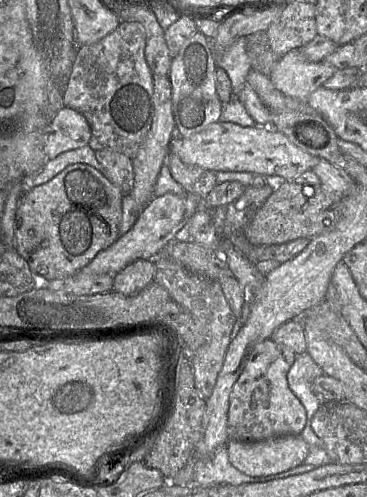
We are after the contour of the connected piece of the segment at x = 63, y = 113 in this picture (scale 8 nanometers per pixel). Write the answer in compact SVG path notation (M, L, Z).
M64 106L47 128L44 151L49 159L53 159L63 152L88 145L90 139L91 127L87 119Z

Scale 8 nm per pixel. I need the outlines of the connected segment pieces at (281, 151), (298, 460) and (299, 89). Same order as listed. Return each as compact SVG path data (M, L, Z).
M218 121L202 131L170 142L170 153L175 153L186 164L196 165L213 172L250 172L261 176L280 176L287 182L310 171L321 160L289 141L280 131L269 126L244 127L233 122Z
M285 435L255 442L229 440L227 453L240 472L264 477L303 464L309 447L301 435Z
M300 48L284 54L272 68L269 78L274 87L283 94L307 100L312 92L330 79L337 69L325 62L310 62Z

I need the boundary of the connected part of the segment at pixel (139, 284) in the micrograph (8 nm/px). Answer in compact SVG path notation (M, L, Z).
M154 260L134 261L113 275L113 290L125 296L136 295L153 282L155 271Z

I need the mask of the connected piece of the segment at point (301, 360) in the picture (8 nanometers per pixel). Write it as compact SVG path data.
M307 353L296 356L287 374L288 386L306 410L306 419L314 416L323 401L312 390L313 381L323 374L322 368Z

